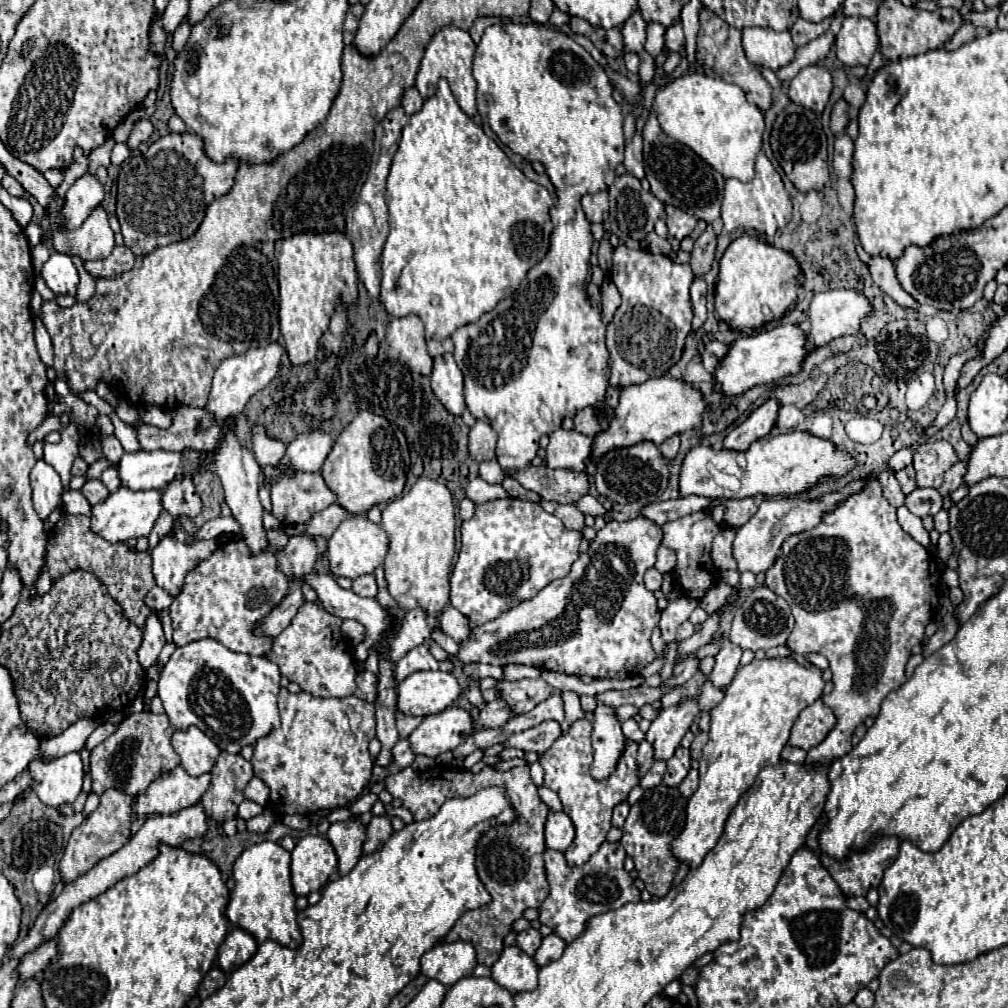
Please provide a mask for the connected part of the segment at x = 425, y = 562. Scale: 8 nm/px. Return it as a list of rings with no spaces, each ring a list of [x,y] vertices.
[[[421,475],[407,495],[387,503],[387,507],[383,509],[381,527],[389,537],[389,551],[383,567],[391,597],[405,611],[423,607],[429,617],[435,617],[445,609],[449,601],[449,569],[451,569],[451,559],[455,555],[455,505],[451,491],[443,483],[433,481],[427,475]]]

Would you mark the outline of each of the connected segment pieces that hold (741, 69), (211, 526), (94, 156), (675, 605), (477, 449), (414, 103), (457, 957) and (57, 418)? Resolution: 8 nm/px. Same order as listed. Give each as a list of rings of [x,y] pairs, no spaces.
[[[705,5],[701,7],[699,23],[701,23],[701,27],[697,33],[697,61],[701,65],[707,65],[711,71],[715,71],[723,81],[739,85],[745,91],[749,103],[755,103],[761,111],[767,111],[771,107],[771,85],[763,79],[759,69],[747,61],[743,45],[741,45],[741,31],[727,25]]]
[[[217,517],[207,521],[197,533],[195,539],[215,539],[223,533],[231,533],[231,535],[241,535],[241,527],[233,517]]]
[[[107,137],[103,145],[99,145],[95,151],[91,151],[91,155],[89,155],[89,161],[91,161],[89,173],[95,173],[95,169],[99,165],[109,165],[109,157],[111,157],[113,145],[115,145],[115,139],[113,137]]]
[[[683,595],[679,597],[677,601],[671,601],[667,605],[667,609],[661,611],[661,621],[659,621],[659,627],[661,627],[661,633],[663,633],[663,641],[673,641],[675,639],[675,631],[677,627],[689,619],[691,611],[699,605],[697,599],[689,597],[689,595]]]
[[[477,421],[469,431],[469,453],[477,461],[495,459],[495,443],[497,443],[497,431],[485,423]]]
[[[415,87],[411,89],[405,89],[403,93],[403,99],[401,99],[401,107],[405,109],[407,115],[413,115],[421,110],[424,103],[424,99],[419,94],[419,91]]]
[[[469,941],[439,943],[421,957],[423,975],[437,979],[447,987],[469,975],[475,965],[475,947]]]
[[[65,411],[65,413],[61,413],[61,415],[49,415],[31,435],[29,435],[29,443],[35,443],[37,439],[43,439],[47,433],[51,433],[51,431],[61,431],[61,429],[65,429],[67,425],[69,425],[69,417],[67,417],[69,413]]]

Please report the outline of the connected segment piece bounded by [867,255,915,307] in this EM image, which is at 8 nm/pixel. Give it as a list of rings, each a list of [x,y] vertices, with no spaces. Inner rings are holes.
[[[871,257],[871,261],[867,263],[869,271],[873,275],[873,281],[891,297],[895,299],[899,305],[903,307],[915,307],[915,299],[911,295],[907,295],[907,291],[903,291],[903,287],[897,283],[895,277],[895,263],[889,257]]]

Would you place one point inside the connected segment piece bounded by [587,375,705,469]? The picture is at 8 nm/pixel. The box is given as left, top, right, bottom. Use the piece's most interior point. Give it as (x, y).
(659, 408)

